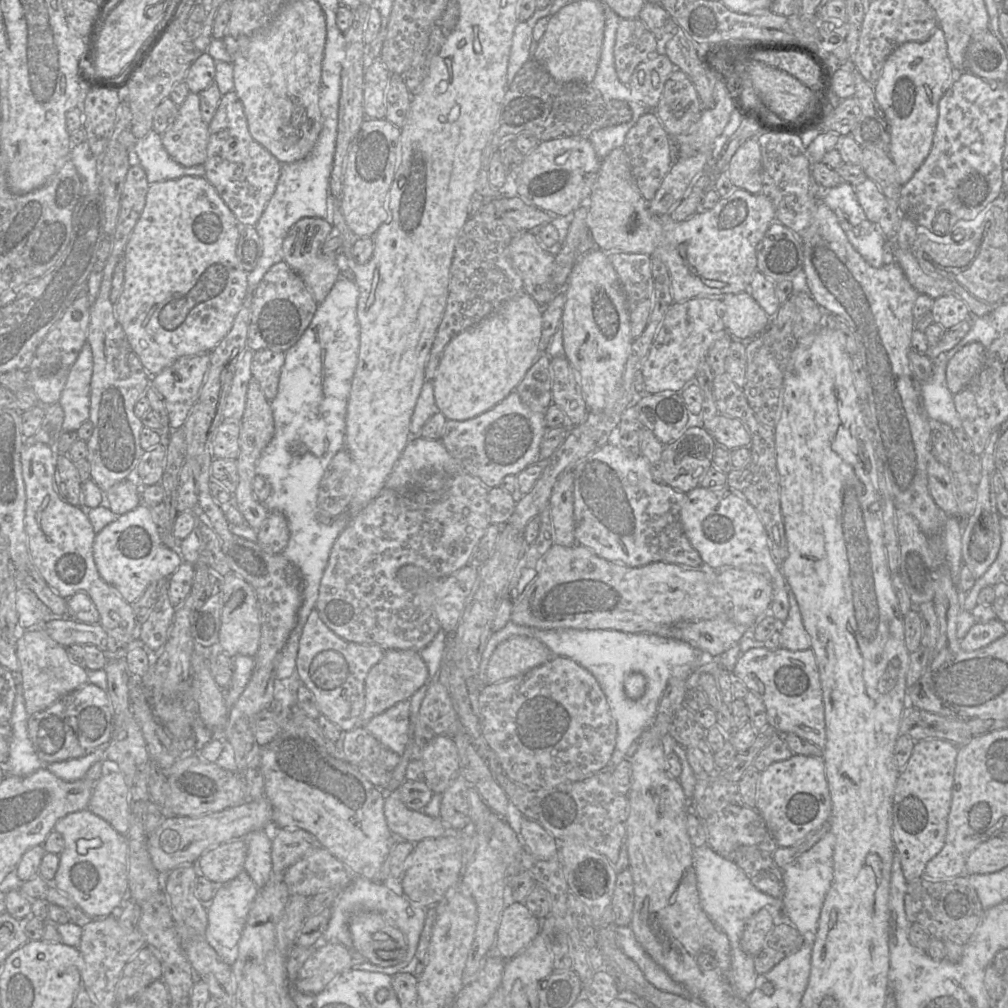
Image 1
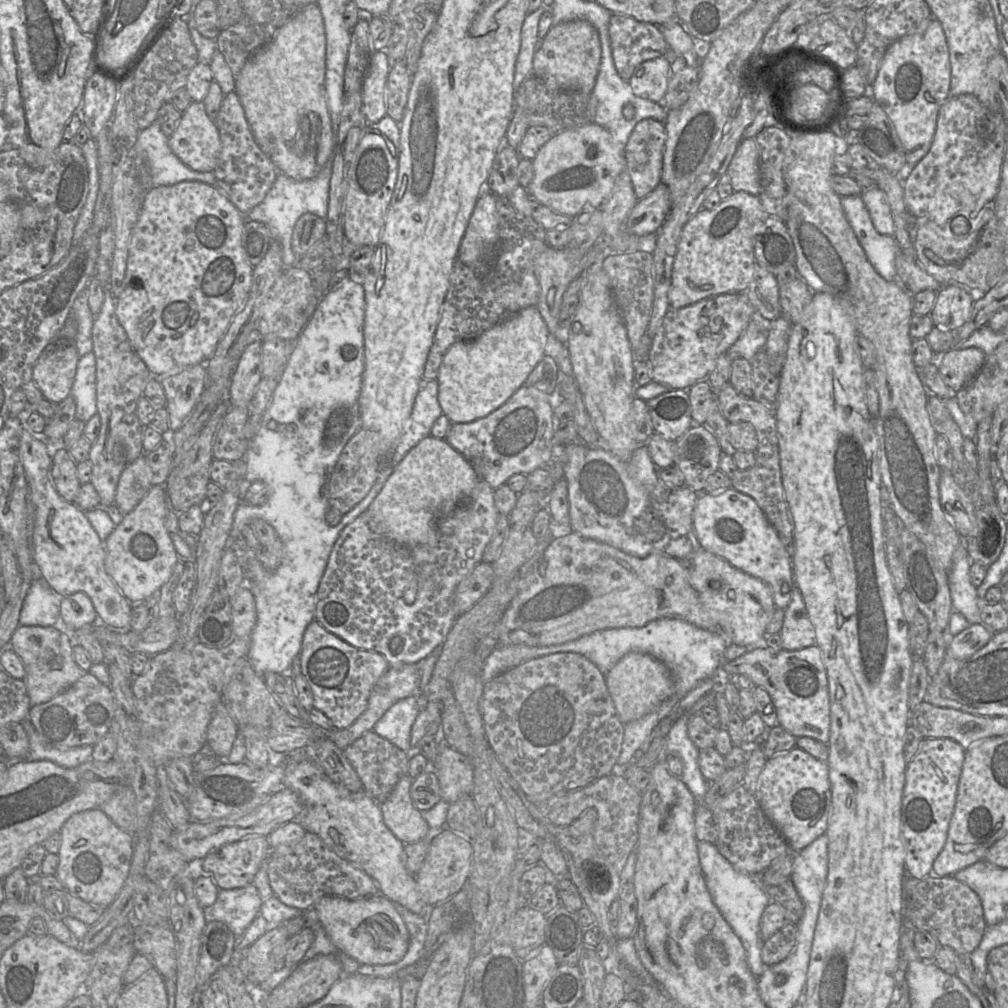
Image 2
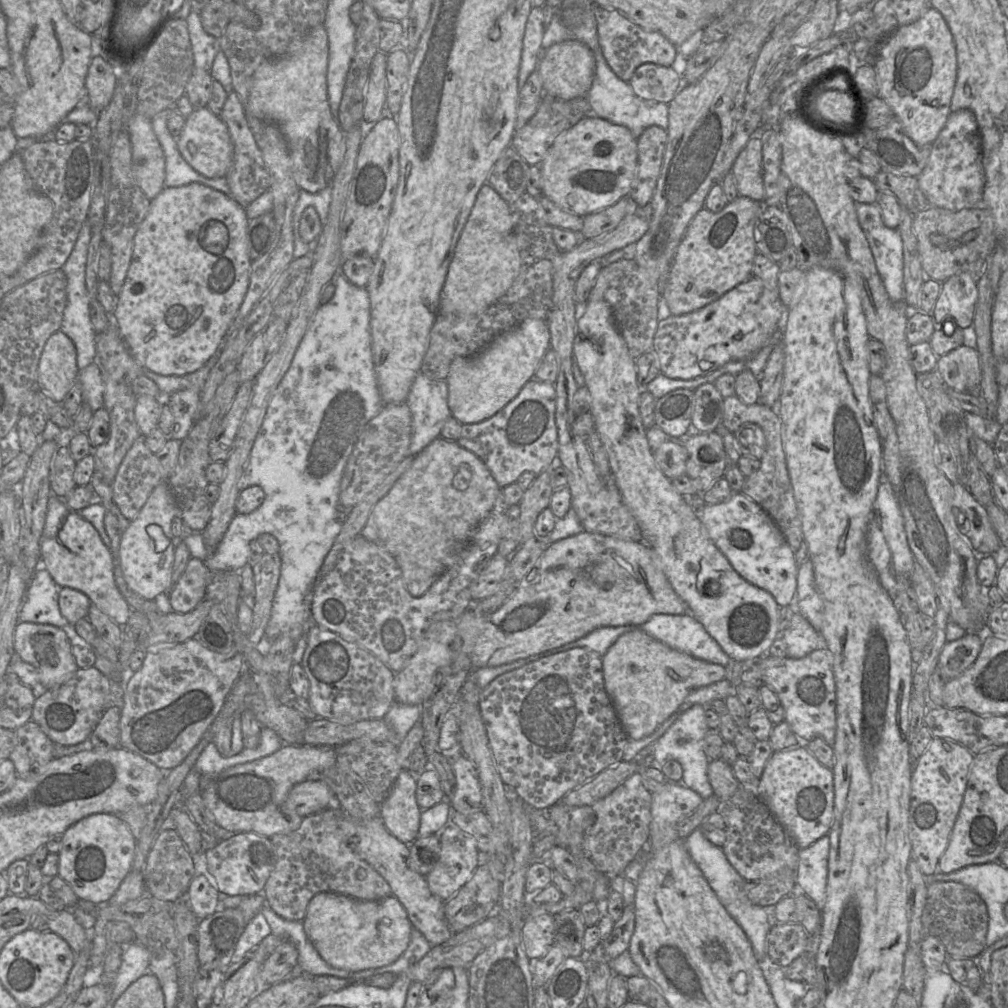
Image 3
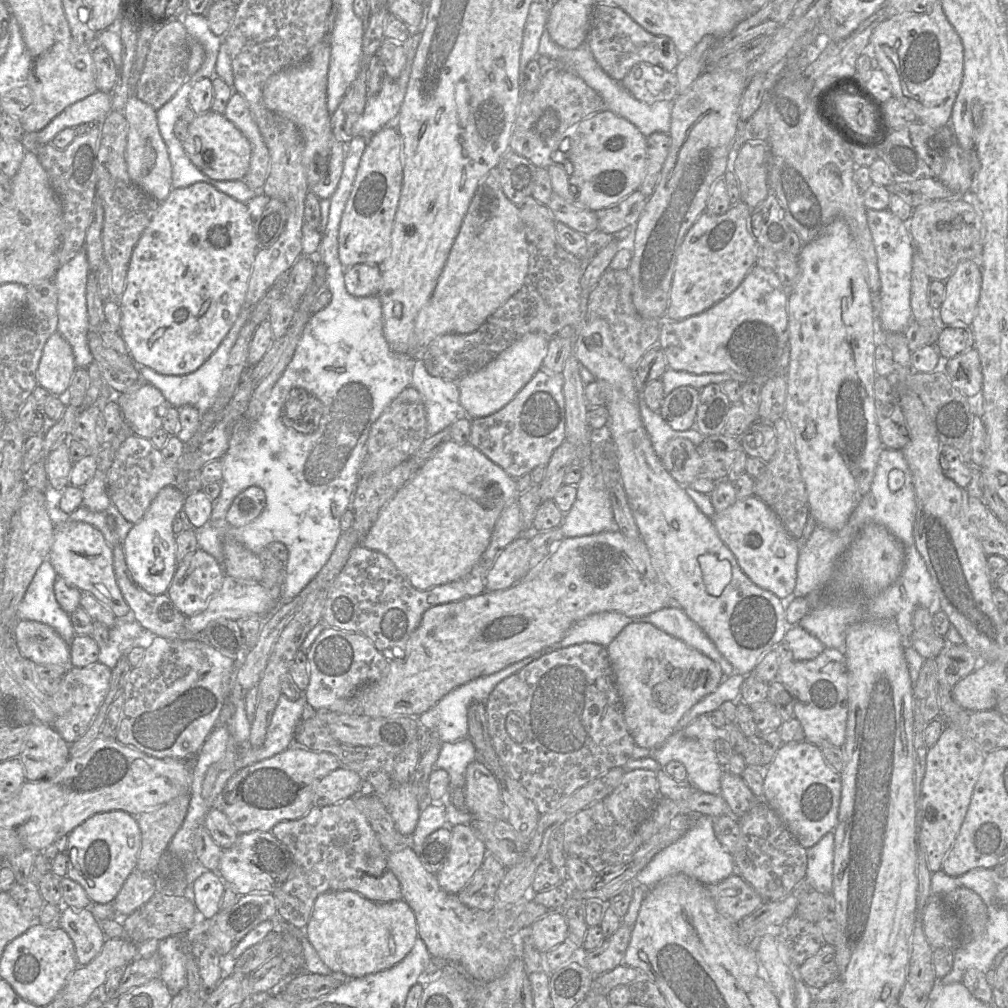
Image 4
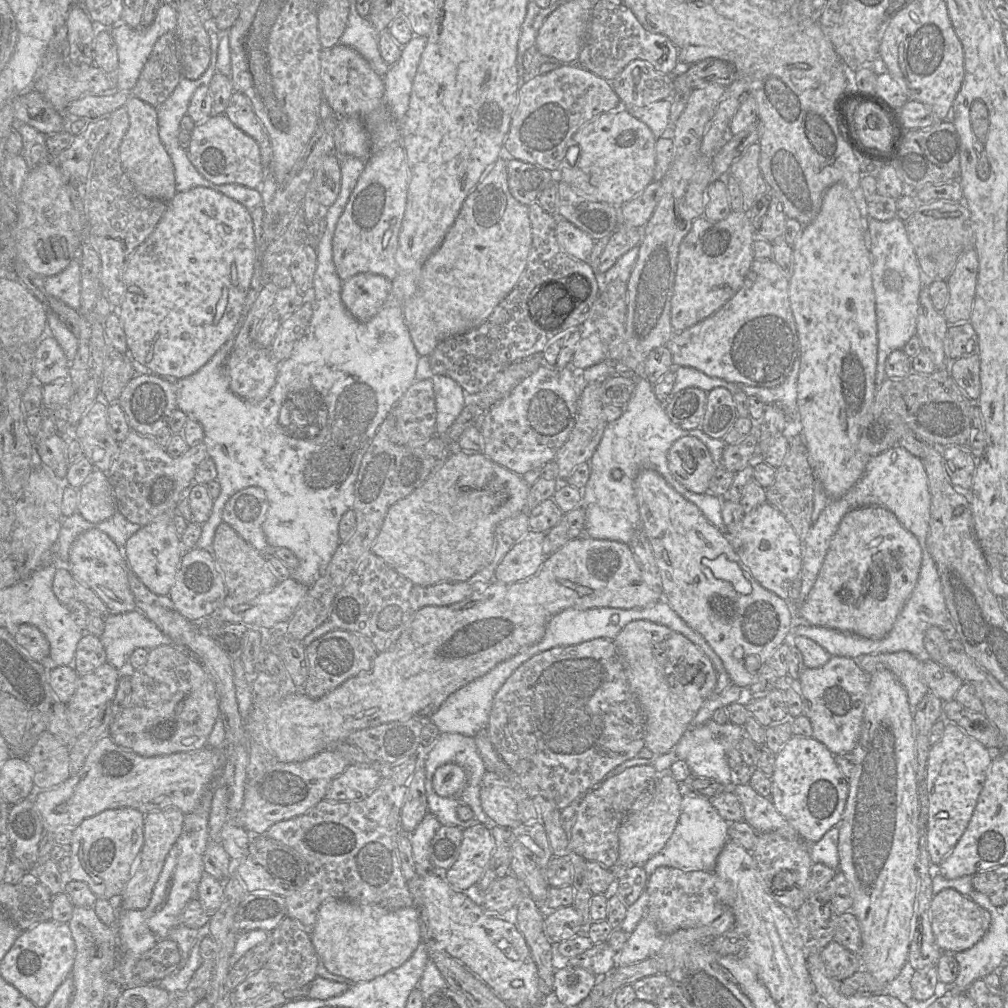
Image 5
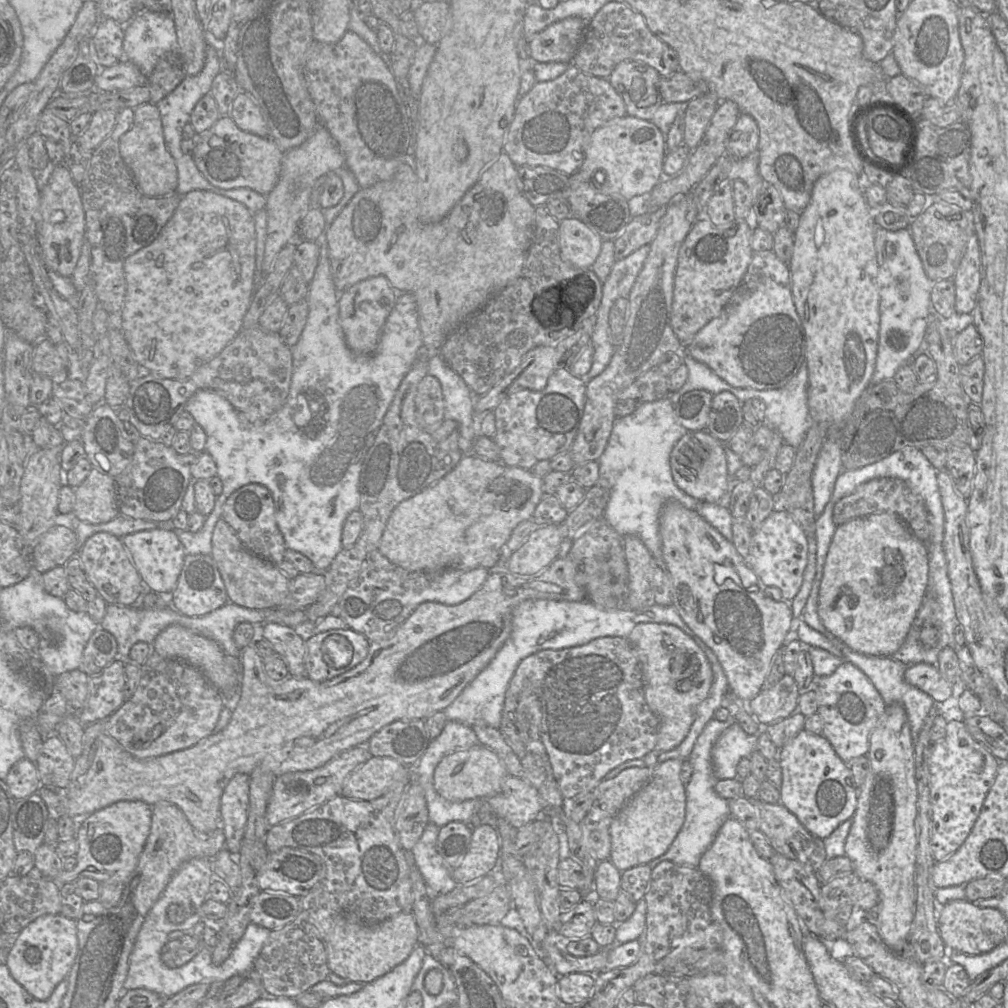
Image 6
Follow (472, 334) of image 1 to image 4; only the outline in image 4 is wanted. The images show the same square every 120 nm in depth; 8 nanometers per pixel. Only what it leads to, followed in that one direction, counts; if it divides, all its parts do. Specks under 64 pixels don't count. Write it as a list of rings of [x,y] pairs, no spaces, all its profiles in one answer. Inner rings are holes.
[[[527,333],[502,351],[485,367],[455,382],[459,388],[460,405],[466,415],[470,419],[486,417],[507,405],[542,368],[549,339],[541,333]]]

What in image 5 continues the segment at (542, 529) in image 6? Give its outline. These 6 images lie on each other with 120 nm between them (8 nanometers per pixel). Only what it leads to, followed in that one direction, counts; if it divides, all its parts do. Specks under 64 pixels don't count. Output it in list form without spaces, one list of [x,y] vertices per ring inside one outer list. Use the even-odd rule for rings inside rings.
[[[529,529],[497,565],[494,581],[515,583],[532,576],[543,564],[544,532]]]

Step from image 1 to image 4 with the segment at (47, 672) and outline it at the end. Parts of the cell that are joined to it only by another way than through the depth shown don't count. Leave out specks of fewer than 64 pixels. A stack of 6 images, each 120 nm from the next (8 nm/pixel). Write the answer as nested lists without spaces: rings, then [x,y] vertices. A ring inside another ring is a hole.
[[[32,620],[16,621],[14,637],[21,655],[35,664],[72,667],[70,644],[52,627]]]

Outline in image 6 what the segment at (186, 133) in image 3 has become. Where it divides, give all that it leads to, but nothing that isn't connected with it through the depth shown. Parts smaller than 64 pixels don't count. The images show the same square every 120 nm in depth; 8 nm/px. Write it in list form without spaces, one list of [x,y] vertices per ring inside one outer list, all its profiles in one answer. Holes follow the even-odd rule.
[[[224,115],[208,130],[198,134],[193,159],[212,185],[222,189],[246,187],[267,196],[277,184],[283,155],[270,137],[243,131],[230,115]]]

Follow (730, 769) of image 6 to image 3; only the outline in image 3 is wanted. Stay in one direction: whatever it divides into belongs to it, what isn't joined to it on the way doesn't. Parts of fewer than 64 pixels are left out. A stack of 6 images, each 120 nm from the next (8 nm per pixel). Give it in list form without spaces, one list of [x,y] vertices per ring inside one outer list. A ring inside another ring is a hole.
[[[695,704],[683,712],[659,740],[654,742],[652,752],[652,757],[659,765],[663,765],[668,760],[678,761],[682,767],[682,784],[699,794],[703,800],[713,795],[707,775],[709,759],[702,748],[704,736],[709,729],[705,711],[704,706]]]

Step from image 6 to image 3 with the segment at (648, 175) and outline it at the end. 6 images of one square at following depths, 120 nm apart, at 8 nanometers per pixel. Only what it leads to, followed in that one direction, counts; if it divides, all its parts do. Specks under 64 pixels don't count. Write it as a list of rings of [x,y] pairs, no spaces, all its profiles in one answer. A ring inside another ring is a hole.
[[[588,114],[570,128],[563,130],[549,147],[539,165],[543,178],[543,195],[571,214],[586,216],[604,210],[622,197],[629,197],[636,178],[638,162],[637,139],[622,125],[614,124],[596,115]]]

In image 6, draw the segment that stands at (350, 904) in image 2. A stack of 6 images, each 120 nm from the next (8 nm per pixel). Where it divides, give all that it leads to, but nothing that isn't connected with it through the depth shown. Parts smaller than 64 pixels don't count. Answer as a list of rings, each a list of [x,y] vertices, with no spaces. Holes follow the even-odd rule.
[[[399,913],[377,924],[366,924],[350,915],[335,917],[333,927],[323,940],[332,973],[350,982],[369,983],[407,959],[419,944],[419,930],[413,913]]]

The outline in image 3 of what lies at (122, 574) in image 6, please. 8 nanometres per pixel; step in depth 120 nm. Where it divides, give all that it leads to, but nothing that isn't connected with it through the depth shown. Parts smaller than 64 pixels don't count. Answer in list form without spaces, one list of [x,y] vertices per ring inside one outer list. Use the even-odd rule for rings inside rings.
[[[51,494],[47,504],[45,526],[40,539],[41,566],[51,575],[59,587],[68,587],[83,592],[102,612],[116,624],[124,626],[130,616],[130,607],[119,591],[114,578],[113,560],[110,548],[105,546],[93,525],[85,520],[78,511],[68,507],[64,499]]]

